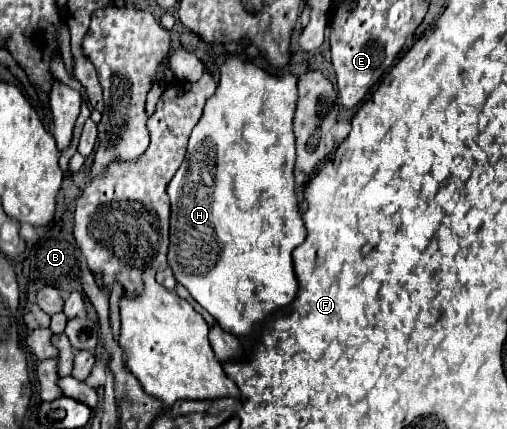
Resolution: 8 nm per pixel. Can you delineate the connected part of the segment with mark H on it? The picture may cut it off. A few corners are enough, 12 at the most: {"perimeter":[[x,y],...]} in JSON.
{"perimeter":[[231,57],[167,261],[237,337],[295,301],[295,75]]}

